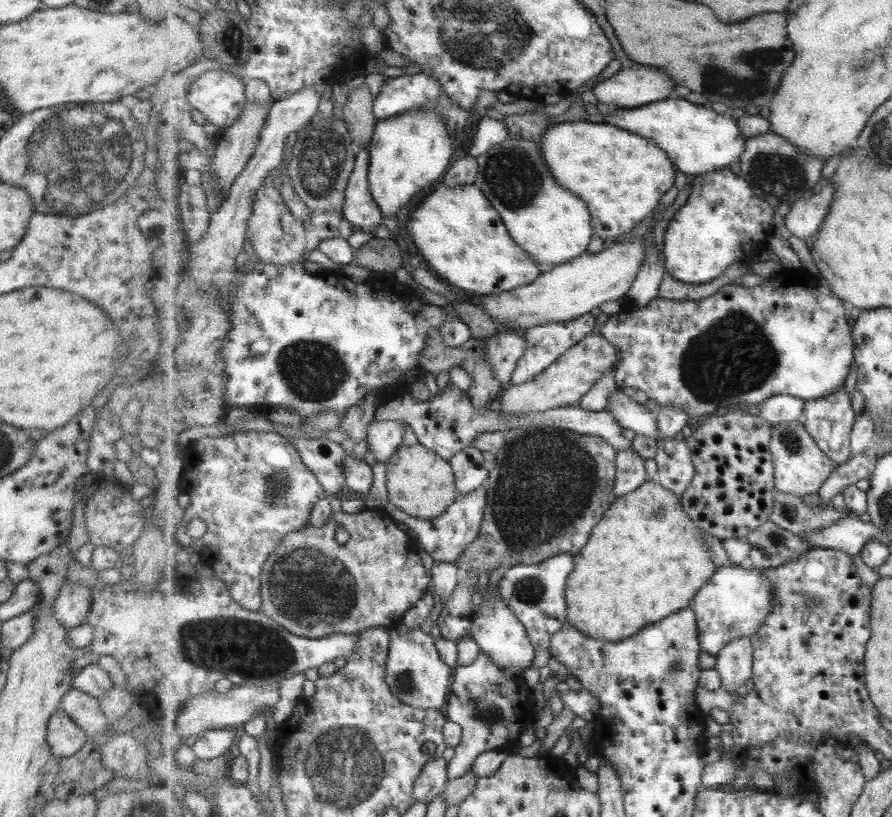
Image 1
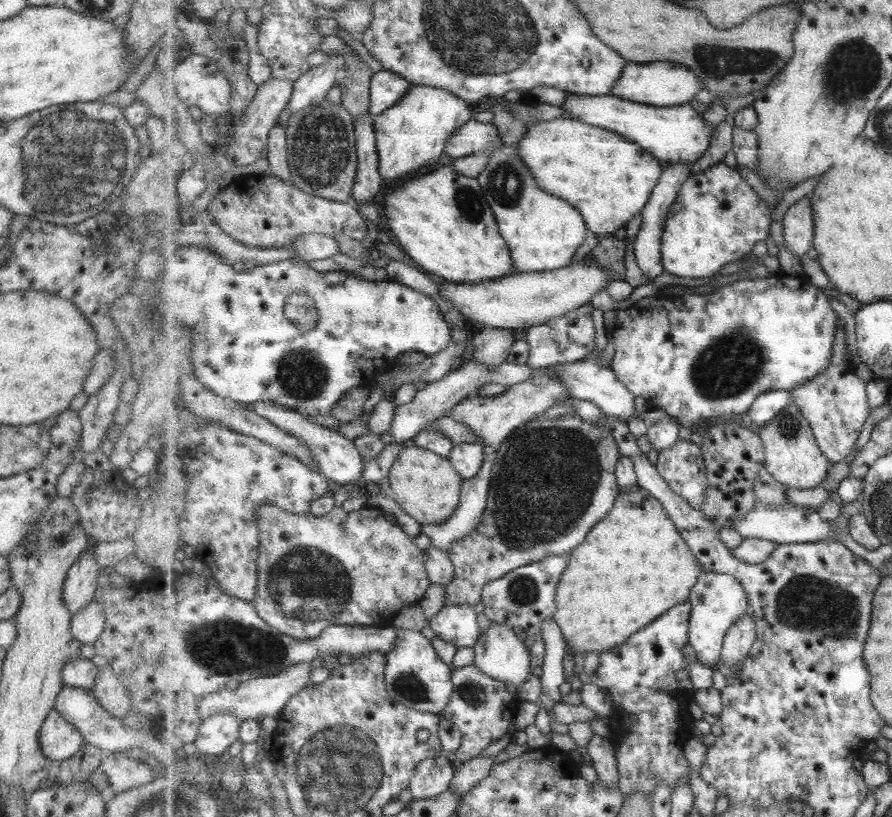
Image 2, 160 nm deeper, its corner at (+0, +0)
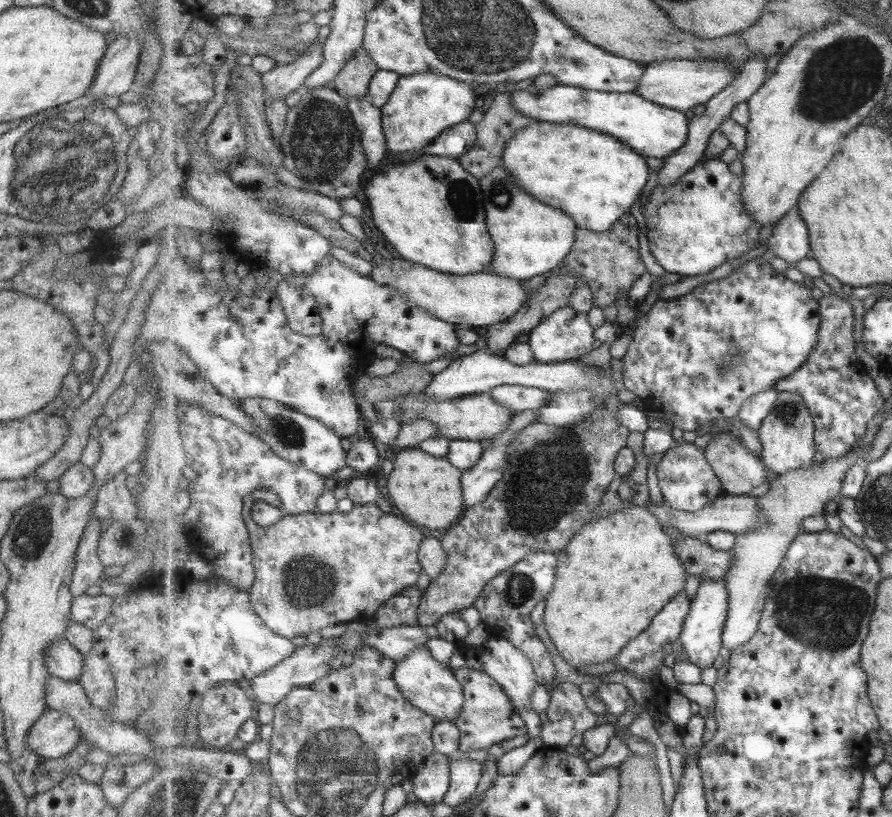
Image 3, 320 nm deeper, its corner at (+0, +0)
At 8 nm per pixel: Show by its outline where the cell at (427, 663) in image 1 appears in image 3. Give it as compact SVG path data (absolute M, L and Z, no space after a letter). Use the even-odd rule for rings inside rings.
M426 645L411 653L403 662L396 663L394 679L409 702L433 715L437 721L455 722L463 712L466 698L462 682L448 665L432 655Z

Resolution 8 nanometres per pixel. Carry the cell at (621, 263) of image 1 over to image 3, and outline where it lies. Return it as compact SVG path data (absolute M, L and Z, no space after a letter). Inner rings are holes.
M397 256L376 263L369 276L383 286L396 287L405 299L453 325L489 328L509 321L525 308L531 298L530 291L516 278L503 277L492 271L468 275L445 274Z

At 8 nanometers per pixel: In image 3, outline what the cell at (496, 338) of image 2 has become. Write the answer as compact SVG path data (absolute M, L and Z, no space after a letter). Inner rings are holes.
M630 211L625 213L611 230L595 236L590 230L577 229L575 244L563 264L551 274L549 273L542 287L530 292L531 298L525 304L525 308L509 318L509 321L487 328L487 350L493 354L505 354L506 350L515 344L520 334L529 334L540 326L545 318L553 315L557 310L566 308L569 298L573 296L580 282L588 284L594 298L594 306L602 310L608 306L615 306L622 289L625 288L624 292L628 293L629 288L645 272L647 268L639 255L639 222Z

